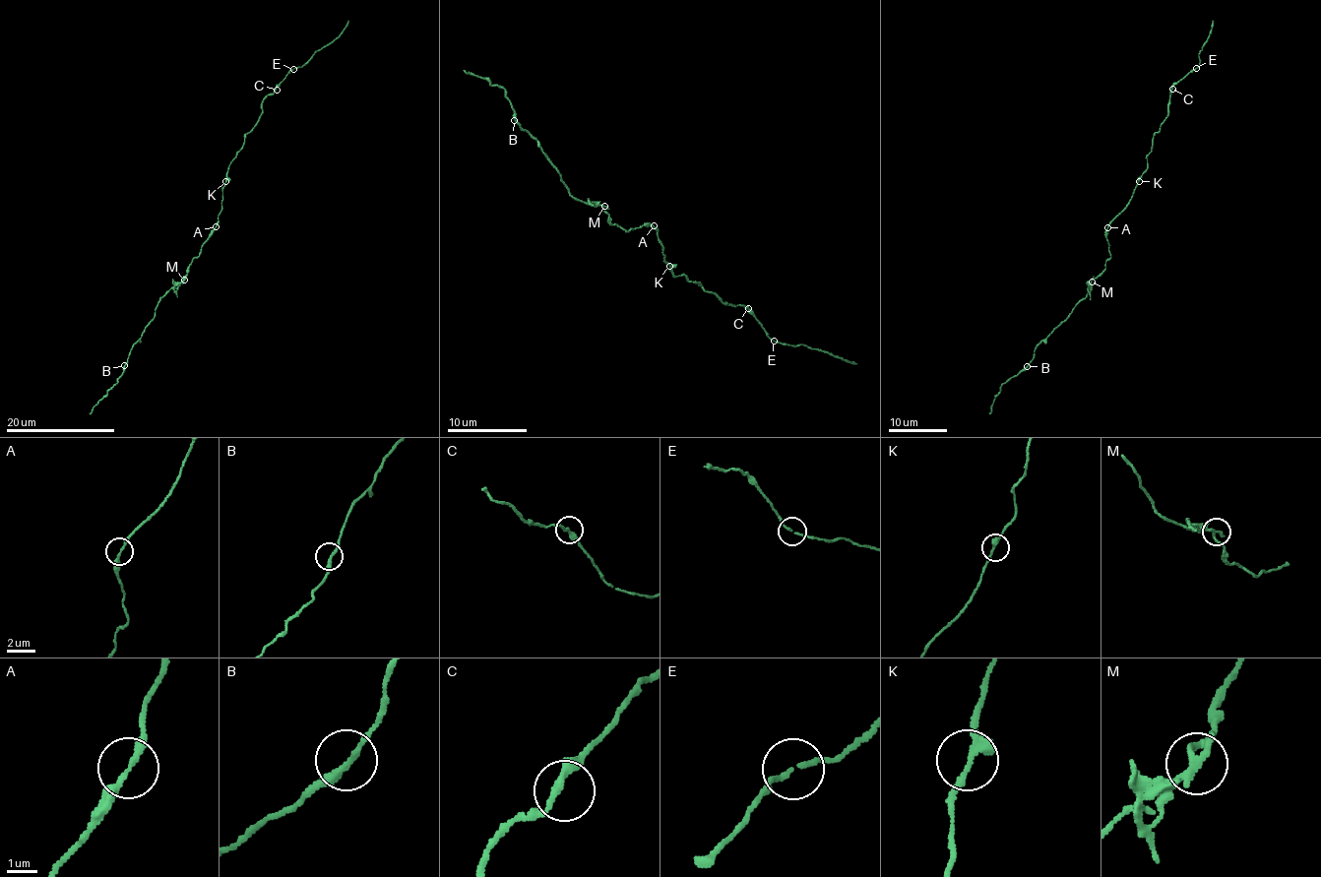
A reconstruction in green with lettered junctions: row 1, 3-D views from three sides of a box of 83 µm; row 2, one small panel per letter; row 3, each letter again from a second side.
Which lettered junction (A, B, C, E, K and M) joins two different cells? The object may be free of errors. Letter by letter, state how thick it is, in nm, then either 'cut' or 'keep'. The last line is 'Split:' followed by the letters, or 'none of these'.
A: 200 nm thick; keep
B: 240 nm thick; keep
C: 240 nm thick; keep
E: 150 nm thick; keep
K: 260 nm thick; keep
M: 220 nm thick; cut
Split: M

